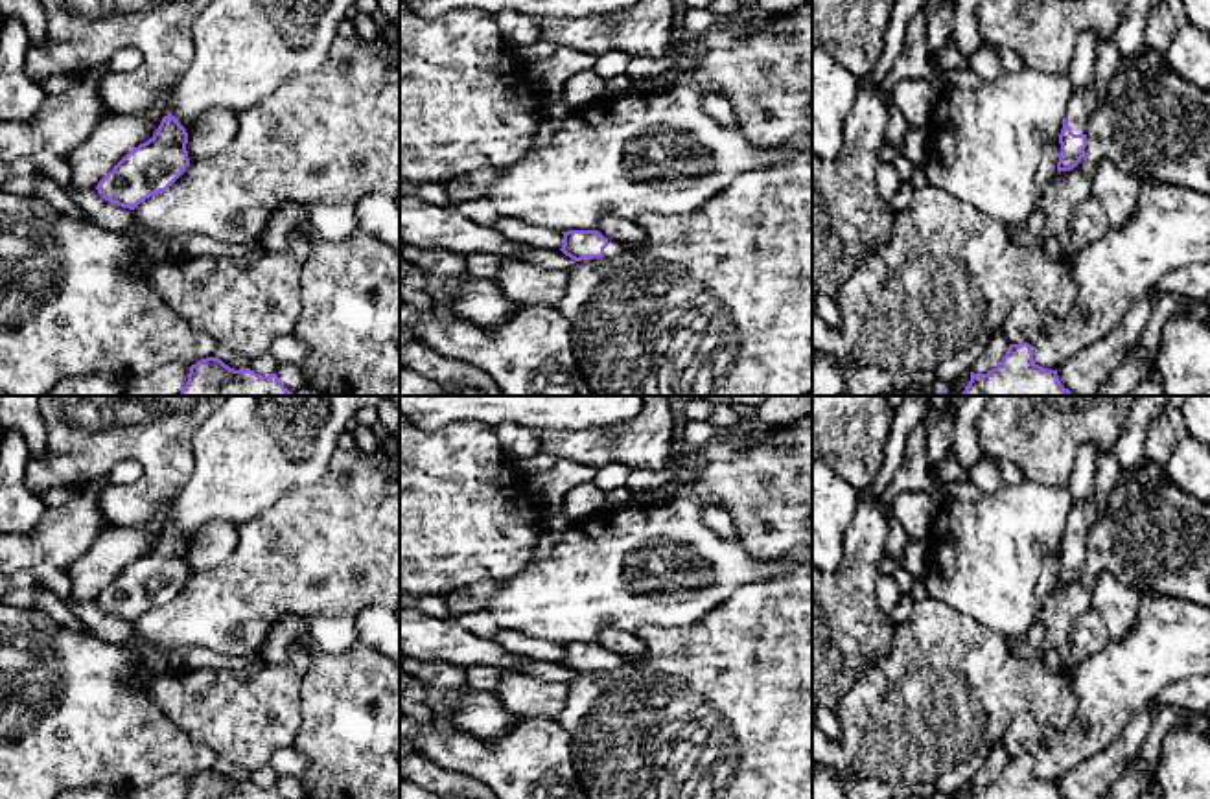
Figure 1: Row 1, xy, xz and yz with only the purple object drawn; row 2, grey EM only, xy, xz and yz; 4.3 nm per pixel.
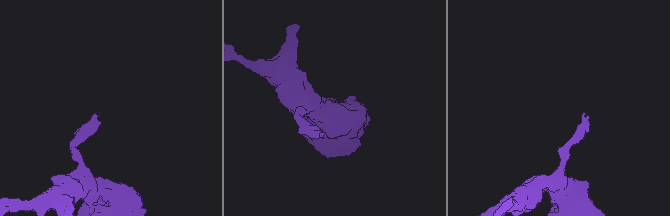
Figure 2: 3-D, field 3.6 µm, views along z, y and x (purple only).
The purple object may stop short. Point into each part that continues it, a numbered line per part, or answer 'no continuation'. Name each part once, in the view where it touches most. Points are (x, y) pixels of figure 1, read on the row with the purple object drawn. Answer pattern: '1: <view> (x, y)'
1: yz (1083, 102)

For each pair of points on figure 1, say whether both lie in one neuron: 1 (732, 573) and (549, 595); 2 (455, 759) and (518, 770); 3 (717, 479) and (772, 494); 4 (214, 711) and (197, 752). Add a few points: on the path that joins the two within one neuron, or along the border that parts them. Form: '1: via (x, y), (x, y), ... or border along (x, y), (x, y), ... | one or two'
1: via (691, 602), (665, 608), (625, 595), (595, 595) | one
2: via (470, 759), (503, 768) | one
3: via (730, 485), (759, 488) | one
4: border along (168, 715), (218, 757) | two

